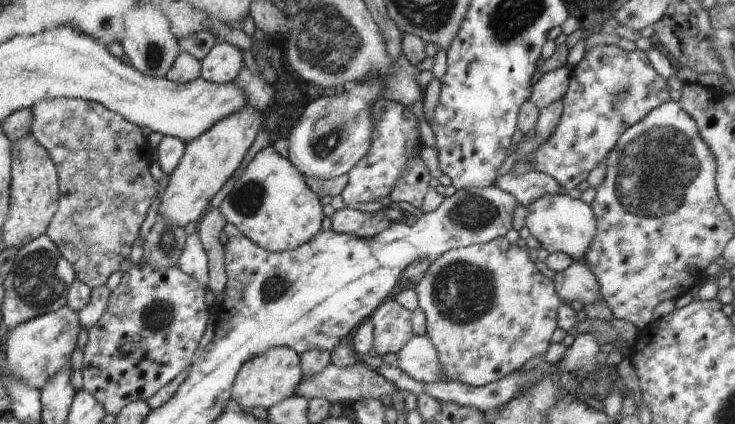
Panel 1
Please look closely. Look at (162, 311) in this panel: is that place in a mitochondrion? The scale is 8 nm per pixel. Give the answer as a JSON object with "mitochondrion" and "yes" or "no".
{"mitochondrion":"yes"}

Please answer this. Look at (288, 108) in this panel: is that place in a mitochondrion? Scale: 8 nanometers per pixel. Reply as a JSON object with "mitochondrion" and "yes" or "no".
{"mitochondrion":"yes"}

